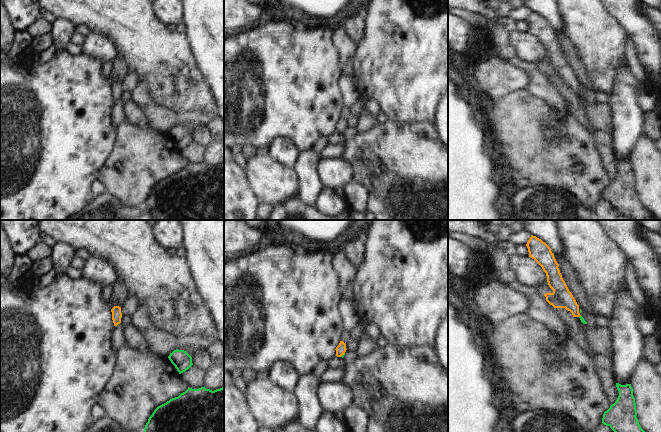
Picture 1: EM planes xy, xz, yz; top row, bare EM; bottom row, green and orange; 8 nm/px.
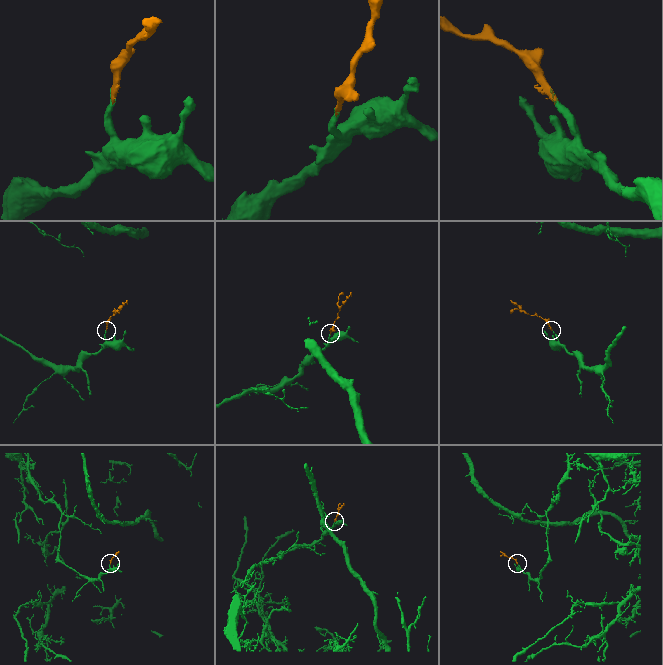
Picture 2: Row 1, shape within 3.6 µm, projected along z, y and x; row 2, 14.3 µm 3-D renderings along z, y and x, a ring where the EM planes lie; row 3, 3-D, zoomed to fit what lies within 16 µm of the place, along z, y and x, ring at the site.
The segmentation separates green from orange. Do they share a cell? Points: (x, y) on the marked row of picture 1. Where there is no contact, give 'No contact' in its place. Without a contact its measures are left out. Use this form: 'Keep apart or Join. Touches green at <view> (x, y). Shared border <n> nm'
Join. Touches green at xz (342, 355). Shared border 50 nm.

